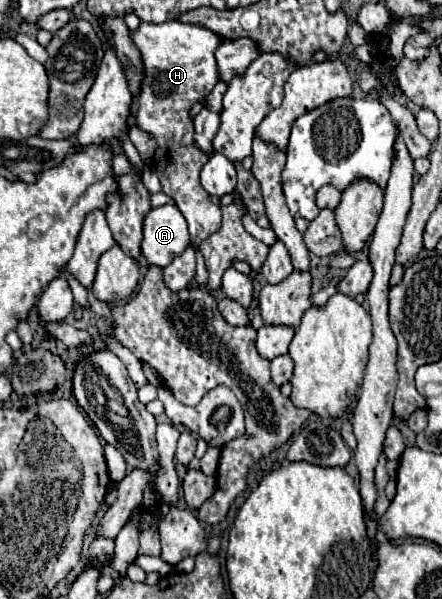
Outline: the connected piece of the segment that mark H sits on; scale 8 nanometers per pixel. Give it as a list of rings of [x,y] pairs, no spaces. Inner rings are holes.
[[[178,20],[164,24],[140,22],[138,30],[130,32],[130,38],[138,46],[144,62],[144,78],[138,96],[138,128],[156,140],[154,160],[162,192],[170,196],[184,218],[188,220],[192,246],[198,246],[206,236],[218,232],[222,224],[220,206],[210,200],[210,194],[200,184],[200,170],[208,162],[208,154],[202,152],[194,142],[194,122],[190,110],[218,84],[214,52],[220,38],[208,28],[182,24]]]

